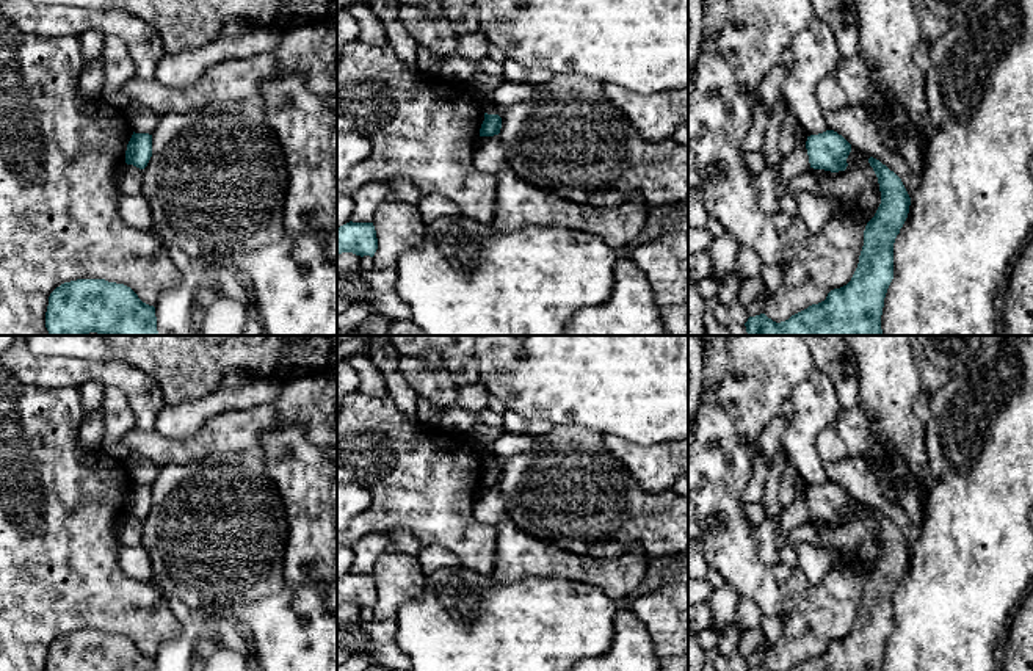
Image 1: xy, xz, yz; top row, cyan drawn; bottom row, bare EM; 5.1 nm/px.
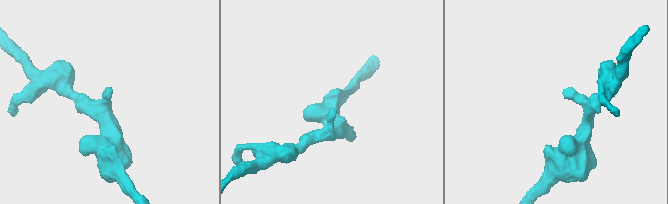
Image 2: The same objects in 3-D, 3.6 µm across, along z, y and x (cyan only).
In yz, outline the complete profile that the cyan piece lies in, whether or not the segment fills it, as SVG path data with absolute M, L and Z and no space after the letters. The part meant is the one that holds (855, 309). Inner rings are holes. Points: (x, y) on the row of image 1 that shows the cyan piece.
M870 157L881 204L864 230L864 246L851 281L826 299L776 323L765 314L749 317L748 336L883 336L881 315L893 279L893 243L903 227L911 198L901 179Z

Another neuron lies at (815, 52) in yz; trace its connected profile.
M815 17L795 36L790 49L793 61L782 86L782 97L809 136L823 133L828 130L828 124L817 100L815 88L842 61L839 44L832 28Z

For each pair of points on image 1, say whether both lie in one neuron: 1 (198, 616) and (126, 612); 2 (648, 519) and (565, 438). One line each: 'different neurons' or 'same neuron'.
1: different neurons
2: same neuron

